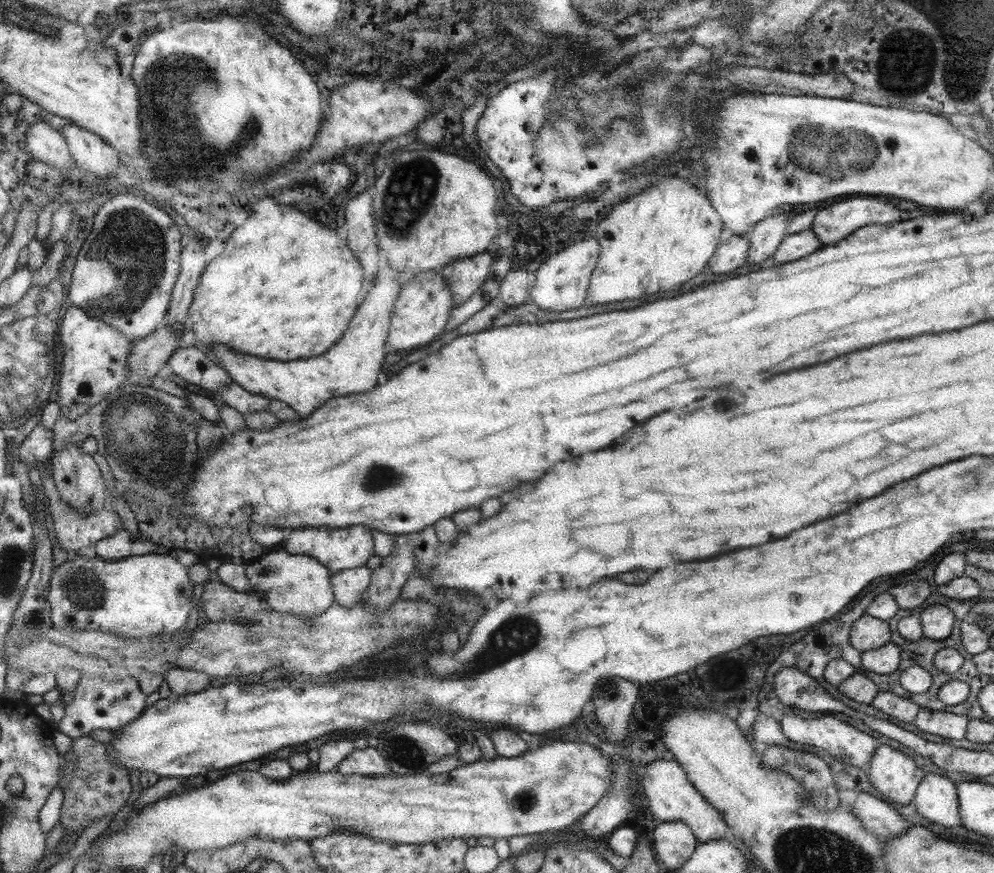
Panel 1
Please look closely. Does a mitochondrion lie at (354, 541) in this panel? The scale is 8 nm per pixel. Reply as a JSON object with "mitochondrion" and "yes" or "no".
{"mitochondrion":"no"}

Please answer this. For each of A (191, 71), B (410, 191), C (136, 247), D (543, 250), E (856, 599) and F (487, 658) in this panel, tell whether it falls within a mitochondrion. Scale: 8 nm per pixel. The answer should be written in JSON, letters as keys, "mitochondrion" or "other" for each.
{"A":"mitochondrion","B":"mitochondrion","C":"mitochondrion","D":"other","E":"other","F":"mitochondrion"}

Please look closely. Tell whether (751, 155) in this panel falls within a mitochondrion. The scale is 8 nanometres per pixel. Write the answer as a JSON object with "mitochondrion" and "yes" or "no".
{"mitochondrion":"no"}

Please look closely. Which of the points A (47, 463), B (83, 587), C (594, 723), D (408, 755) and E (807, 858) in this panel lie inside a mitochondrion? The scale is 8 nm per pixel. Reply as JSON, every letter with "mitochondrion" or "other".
{"A":"other","B":"mitochondrion","C":"other","D":"mitochondrion","E":"mitochondrion"}

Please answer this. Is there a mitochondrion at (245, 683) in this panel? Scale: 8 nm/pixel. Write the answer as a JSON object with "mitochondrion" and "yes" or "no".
{"mitochondrion":"no"}

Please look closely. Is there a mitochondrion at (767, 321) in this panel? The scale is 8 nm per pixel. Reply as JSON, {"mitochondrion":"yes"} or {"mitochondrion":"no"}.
{"mitochondrion":"no"}

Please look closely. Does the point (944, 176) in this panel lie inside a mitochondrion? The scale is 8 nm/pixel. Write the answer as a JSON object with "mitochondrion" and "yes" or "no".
{"mitochondrion":"no"}

